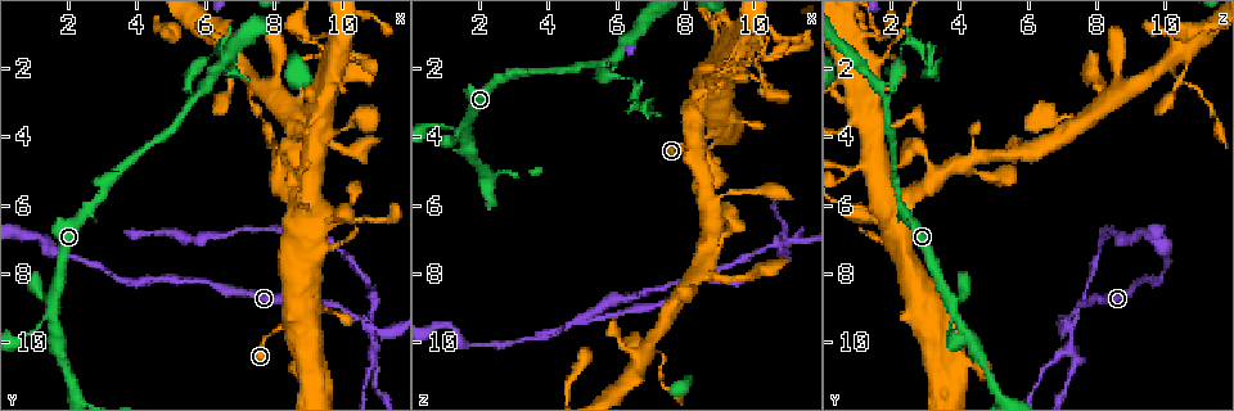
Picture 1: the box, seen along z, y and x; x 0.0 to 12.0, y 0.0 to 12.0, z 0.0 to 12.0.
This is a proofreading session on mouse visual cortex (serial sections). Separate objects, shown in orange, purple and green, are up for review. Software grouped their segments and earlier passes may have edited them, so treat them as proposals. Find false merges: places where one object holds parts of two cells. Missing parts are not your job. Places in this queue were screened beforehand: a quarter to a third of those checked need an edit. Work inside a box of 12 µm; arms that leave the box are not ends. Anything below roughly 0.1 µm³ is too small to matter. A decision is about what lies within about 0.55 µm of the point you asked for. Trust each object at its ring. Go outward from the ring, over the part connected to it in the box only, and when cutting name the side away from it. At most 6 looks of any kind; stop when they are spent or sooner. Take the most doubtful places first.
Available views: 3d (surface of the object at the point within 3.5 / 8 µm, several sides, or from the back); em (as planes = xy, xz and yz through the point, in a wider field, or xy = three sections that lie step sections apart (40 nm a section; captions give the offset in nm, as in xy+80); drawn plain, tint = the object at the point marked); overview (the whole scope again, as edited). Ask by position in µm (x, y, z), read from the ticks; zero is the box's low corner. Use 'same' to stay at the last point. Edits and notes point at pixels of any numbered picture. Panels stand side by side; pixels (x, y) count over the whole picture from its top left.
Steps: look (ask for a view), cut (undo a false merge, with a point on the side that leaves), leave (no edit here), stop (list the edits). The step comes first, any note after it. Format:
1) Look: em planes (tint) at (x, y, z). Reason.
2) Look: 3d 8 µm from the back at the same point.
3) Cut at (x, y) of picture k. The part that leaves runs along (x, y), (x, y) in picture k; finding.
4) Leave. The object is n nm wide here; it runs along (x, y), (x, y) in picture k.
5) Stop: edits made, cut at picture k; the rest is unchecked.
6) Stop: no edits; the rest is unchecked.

Look: 3d 8 µm at (10.7, 9.6, 7.2). A fork.

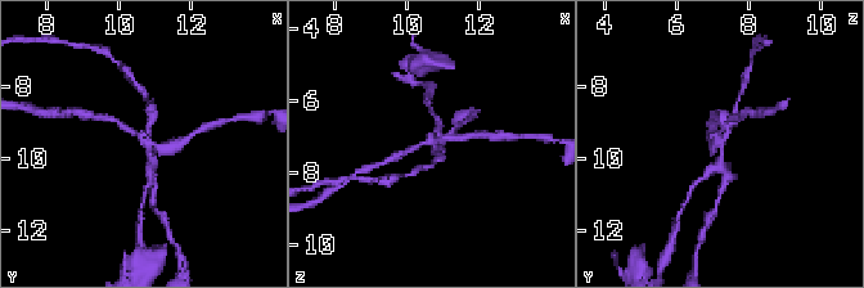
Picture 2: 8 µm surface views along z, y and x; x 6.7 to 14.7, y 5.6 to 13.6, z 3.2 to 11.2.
Look: em xy step 5 (tint) at (10.7, 9.5, 7.2). 4 arms meet here; the arms are 150, 150, 200, 250 nm wide.

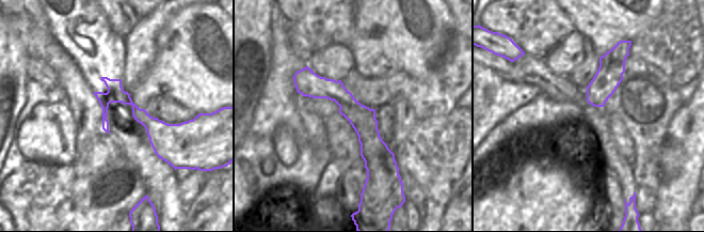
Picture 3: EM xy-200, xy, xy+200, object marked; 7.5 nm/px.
Cut at (727, 171) of picture 2. Two cells meet here.

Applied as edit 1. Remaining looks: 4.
Look: overview. See it whole again.

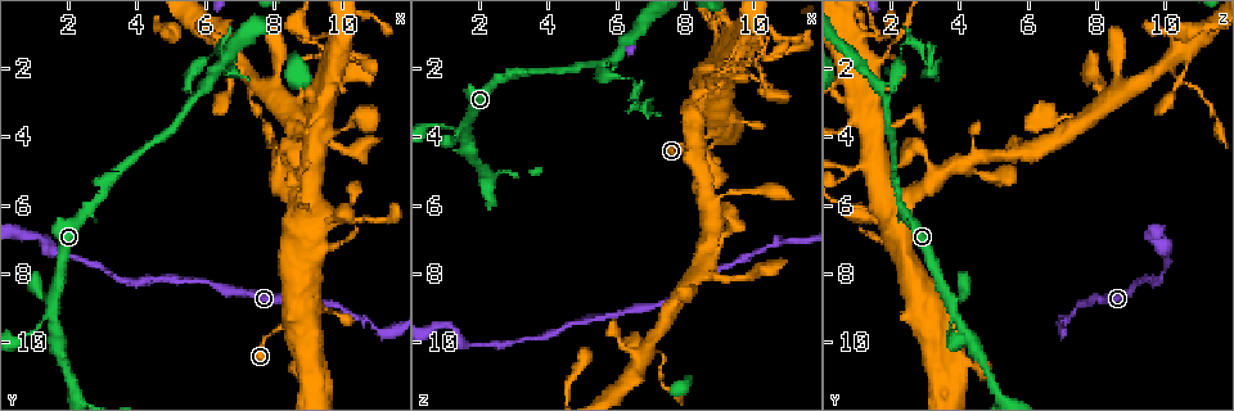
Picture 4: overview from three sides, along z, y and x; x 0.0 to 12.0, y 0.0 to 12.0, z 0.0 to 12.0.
Look: em xy step 1 (tint) at (5.7, 3.0, 1.9). A fork.

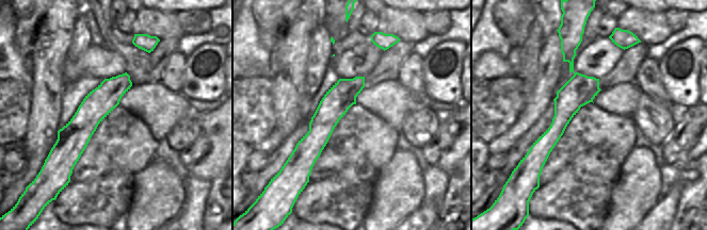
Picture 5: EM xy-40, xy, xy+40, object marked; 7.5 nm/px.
Look: 3d 3.5 µm at the same point. See where the arms go.

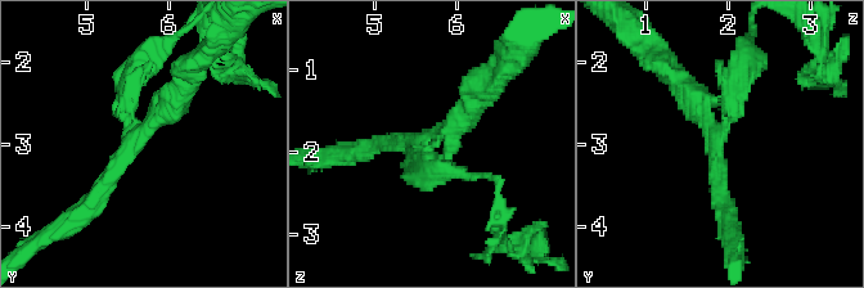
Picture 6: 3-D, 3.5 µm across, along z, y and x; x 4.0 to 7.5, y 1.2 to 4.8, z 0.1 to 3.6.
Cut at (729, 75) of picture 6. 3 arms meet here; the part that leaves runs along (729, 116), (750, 37) in picture 6; two cells meet here.

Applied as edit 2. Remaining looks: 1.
Stop: edits made, cut at picture 2, cut at picture 6; the rest is unchecked.

